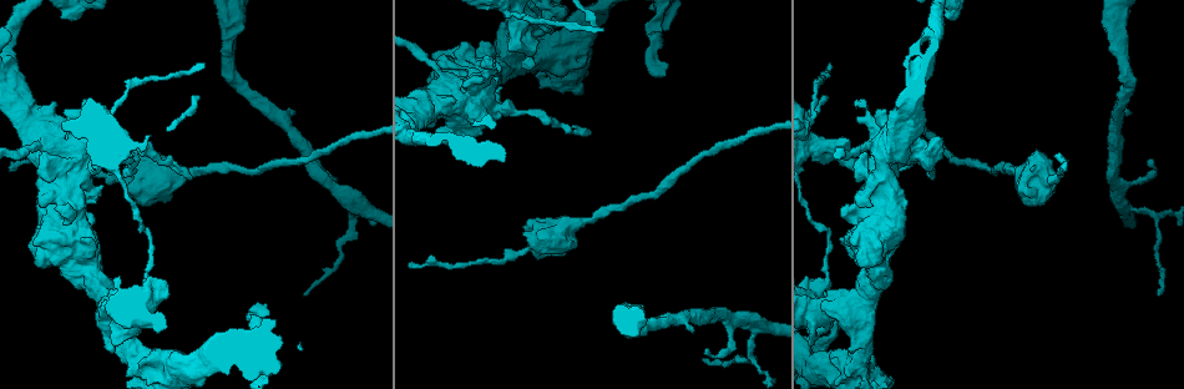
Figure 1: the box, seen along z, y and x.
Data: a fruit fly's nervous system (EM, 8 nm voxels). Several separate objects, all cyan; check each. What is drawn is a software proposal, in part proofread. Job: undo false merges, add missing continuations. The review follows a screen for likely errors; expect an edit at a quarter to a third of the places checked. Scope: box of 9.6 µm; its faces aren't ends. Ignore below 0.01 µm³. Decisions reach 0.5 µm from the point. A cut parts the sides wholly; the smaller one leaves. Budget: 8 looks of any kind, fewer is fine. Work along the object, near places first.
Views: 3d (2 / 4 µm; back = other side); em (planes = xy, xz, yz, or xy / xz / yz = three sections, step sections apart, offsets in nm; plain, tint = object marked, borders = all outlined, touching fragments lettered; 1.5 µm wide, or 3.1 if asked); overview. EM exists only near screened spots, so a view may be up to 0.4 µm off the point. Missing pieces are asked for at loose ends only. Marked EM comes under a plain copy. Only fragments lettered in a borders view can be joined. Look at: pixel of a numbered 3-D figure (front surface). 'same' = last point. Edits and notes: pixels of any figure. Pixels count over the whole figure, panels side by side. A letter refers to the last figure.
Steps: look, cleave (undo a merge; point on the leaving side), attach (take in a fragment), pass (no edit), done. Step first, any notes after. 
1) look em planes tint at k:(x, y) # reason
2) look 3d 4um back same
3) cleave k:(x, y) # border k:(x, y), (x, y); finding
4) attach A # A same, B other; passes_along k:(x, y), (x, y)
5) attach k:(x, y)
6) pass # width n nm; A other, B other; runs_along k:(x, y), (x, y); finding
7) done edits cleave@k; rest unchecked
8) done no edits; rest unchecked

look 3d 4um at 1:(732, 342) # sharp bend

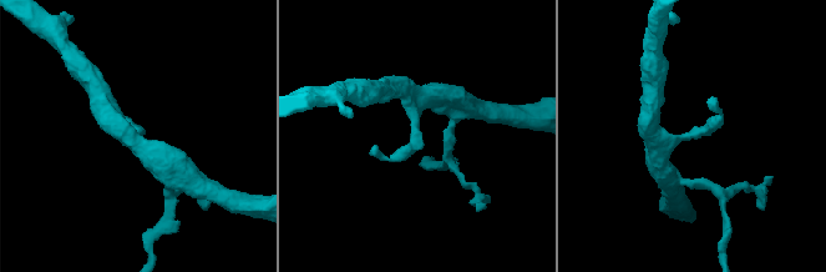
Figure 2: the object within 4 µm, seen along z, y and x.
look em planes tint at 2:(416, 138)

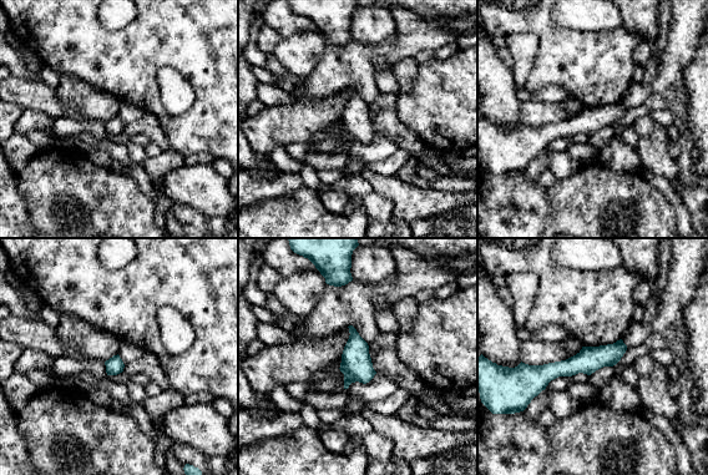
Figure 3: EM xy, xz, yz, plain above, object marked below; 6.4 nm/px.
look em planes borders same # see the neighbours

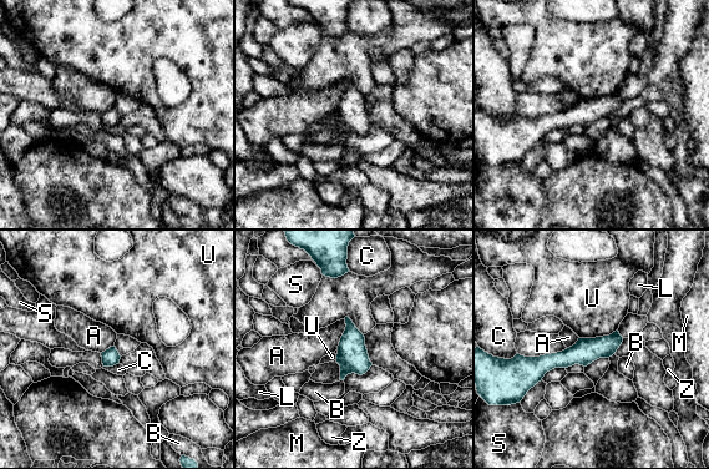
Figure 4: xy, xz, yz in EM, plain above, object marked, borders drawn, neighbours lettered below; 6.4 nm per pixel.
pass # A other, B other, C other, L other, M other, S other, U other, Z other; border 4:(617, 329), (608, 334), (580, 338); one neuron here

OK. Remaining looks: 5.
look em planes borders at 1:(586, 135) # thin end

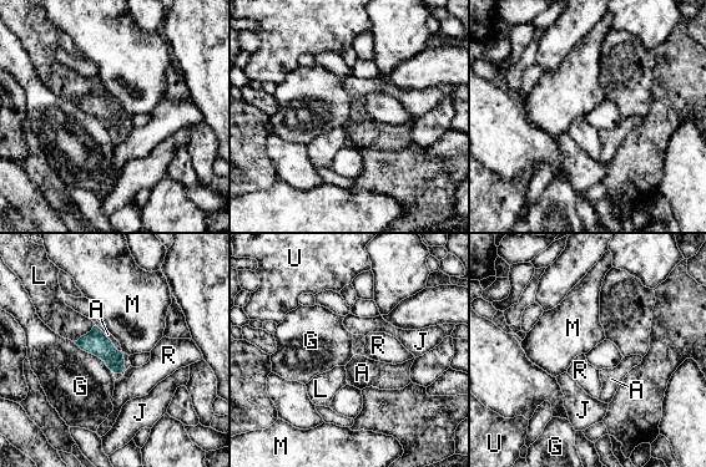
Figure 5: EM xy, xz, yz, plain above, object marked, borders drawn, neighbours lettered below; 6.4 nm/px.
pass # width 160 nm; A other, G other, J other, L other, M other, R other, U other; border 5:(95, 324), (122, 354), (126, 369); no lettered fragment goes on from it

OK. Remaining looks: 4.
look em planes tint at 1:(149, 282) # sharp bend

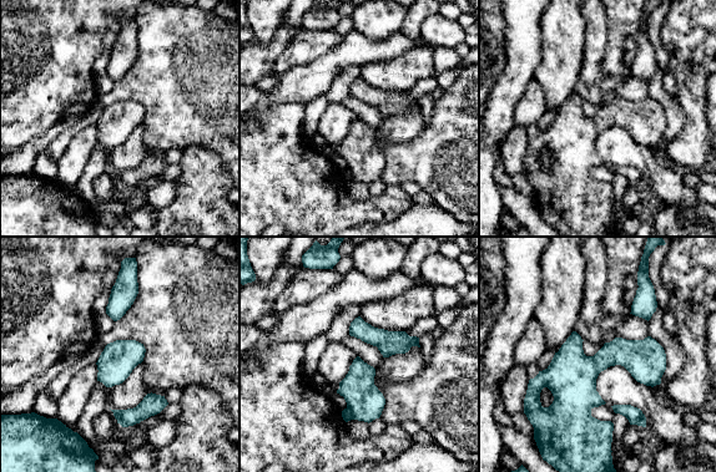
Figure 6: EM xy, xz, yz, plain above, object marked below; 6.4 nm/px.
look em planes borders same # see the neighbours

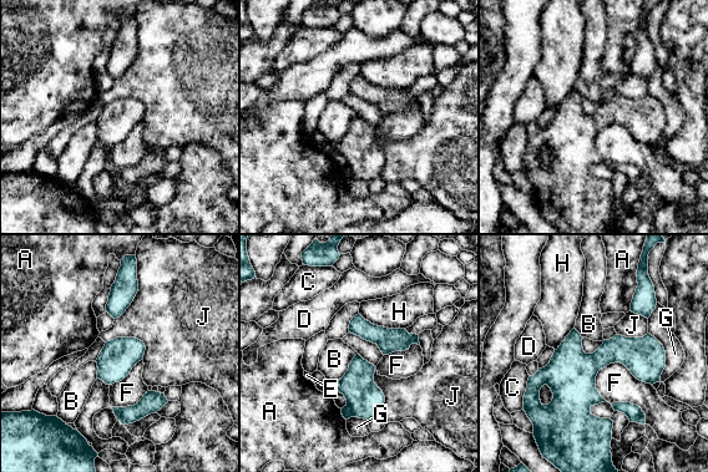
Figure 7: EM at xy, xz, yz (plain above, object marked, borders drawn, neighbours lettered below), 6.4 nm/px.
cleave 7:(345, 411) # longest_contact F 380 nm; A other, B other, C other, D other, E other, F other, G other, H other, J other; border 7:(347, 405), (353, 416); two neurons meet here

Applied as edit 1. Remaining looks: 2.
done edits cleave@7; rest unchecked

